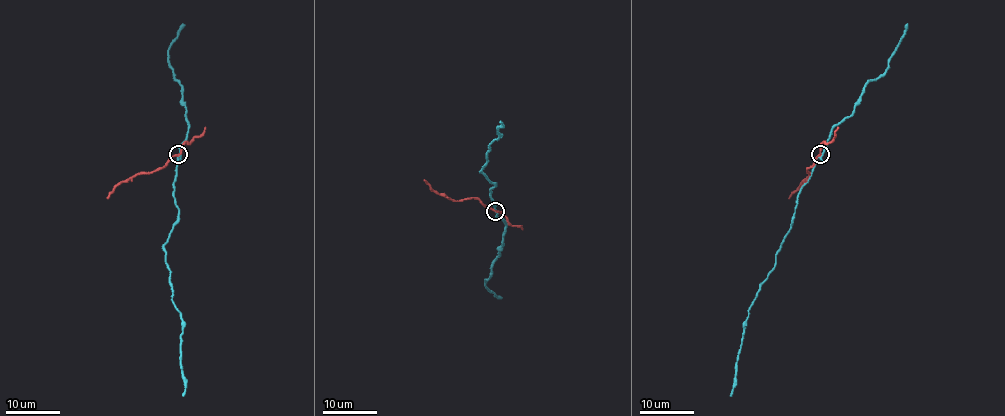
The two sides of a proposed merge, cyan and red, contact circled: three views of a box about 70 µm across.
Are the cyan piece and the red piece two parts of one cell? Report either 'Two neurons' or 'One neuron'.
Two neurons

